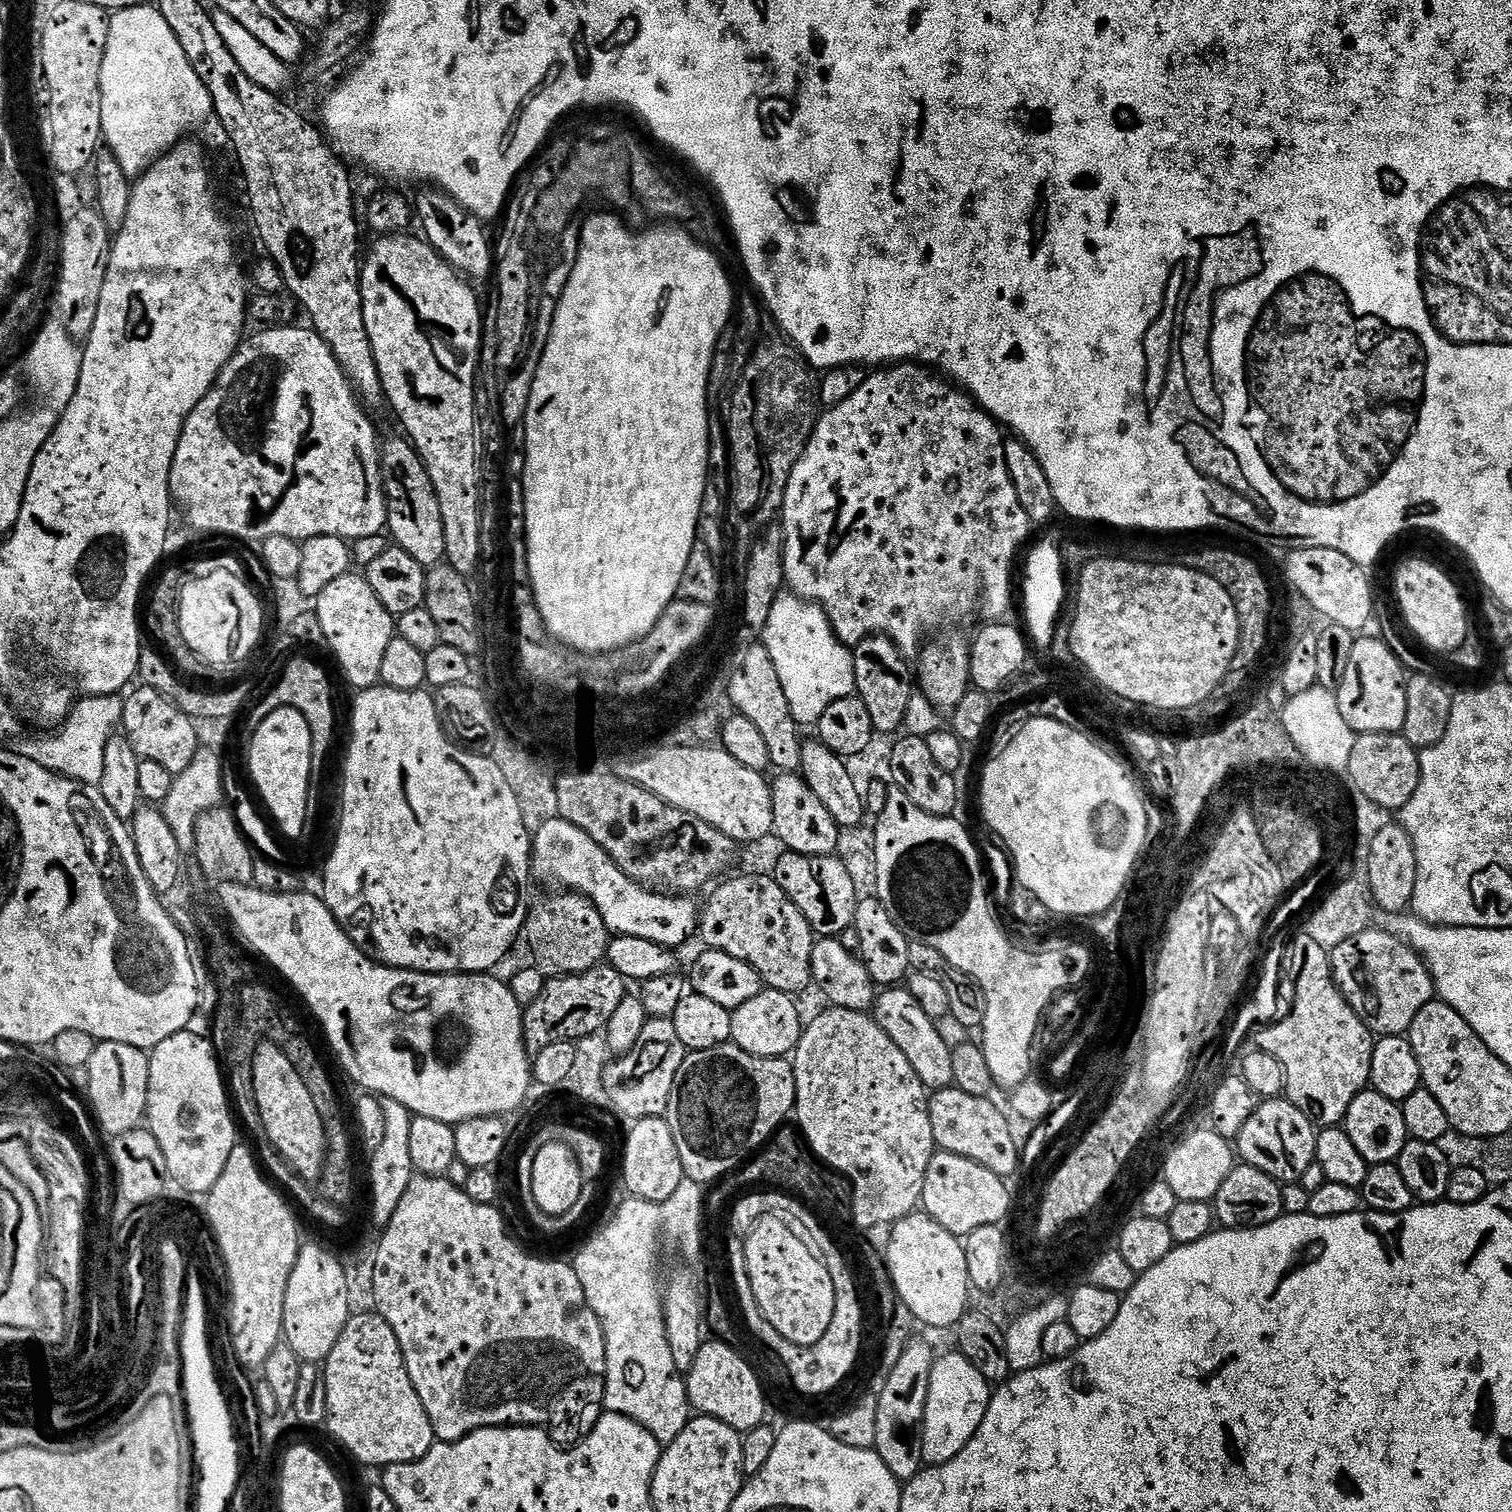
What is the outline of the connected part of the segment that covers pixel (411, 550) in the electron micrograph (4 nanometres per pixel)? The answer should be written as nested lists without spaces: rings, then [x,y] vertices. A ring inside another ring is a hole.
[[[403,435],[392,436],[382,444],[380,476],[384,479],[384,494],[388,497],[387,531],[392,531],[395,547],[406,550],[426,570],[435,568],[445,559],[446,534],[442,510],[424,460],[411,440]],[[401,436],[401,437],[400,437]]]

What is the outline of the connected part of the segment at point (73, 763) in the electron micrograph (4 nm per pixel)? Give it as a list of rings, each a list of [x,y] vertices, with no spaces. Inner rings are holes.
[[[119,695],[114,696],[86,696],[76,701],[72,707],[72,715],[59,725],[58,730],[51,734],[40,734],[37,740],[31,740],[27,734],[11,741],[10,751],[22,758],[30,758],[30,762],[38,762],[46,770],[64,776],[67,780],[77,780],[79,784],[99,785],[102,778],[102,766],[106,766],[106,754],[110,750],[108,744],[112,740],[112,727],[117,727],[118,721],[124,715],[124,700]]]

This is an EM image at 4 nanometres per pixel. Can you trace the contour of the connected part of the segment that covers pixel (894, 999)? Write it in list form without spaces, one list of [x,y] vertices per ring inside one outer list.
[[[888,986],[877,995],[874,1005],[874,1019],[877,1024],[882,1026],[882,1030],[886,1030],[886,1034],[890,1034],[890,1038],[902,1050],[902,1054],[906,1054],[906,1058],[910,1062],[910,1066],[914,1066],[914,1074],[918,1074],[918,1078],[924,1083],[925,1088],[935,1090],[938,1088],[947,1088],[954,1081],[954,1062],[952,1061],[952,1048],[950,1044],[944,1041],[942,1033],[936,1029],[934,1021],[928,1017],[926,1009],[920,1005],[920,1000],[912,992],[907,992],[904,986]]]

